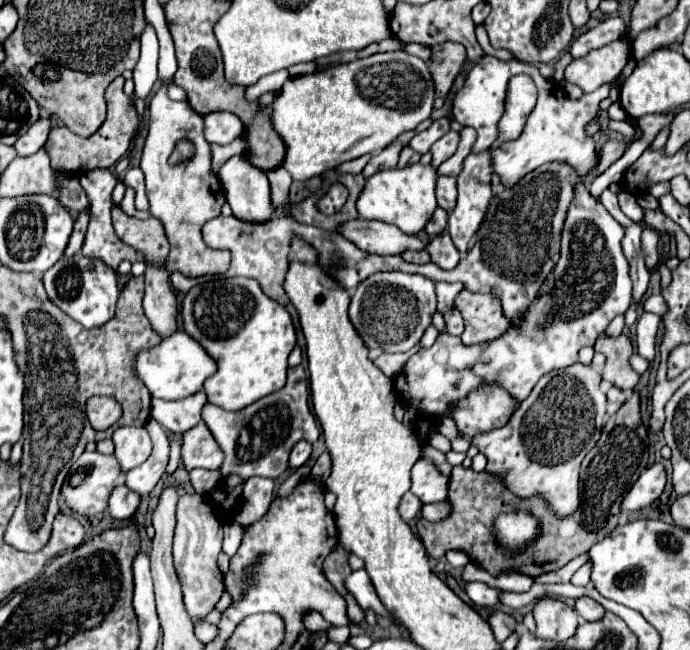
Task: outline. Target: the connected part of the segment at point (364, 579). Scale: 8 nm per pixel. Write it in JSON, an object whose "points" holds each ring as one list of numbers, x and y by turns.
{"points":[[356,570,346,578,346,590,356,596,356,602,362,606,362,610,366,608,374,608,380,616,386,616,386,610,382,608,378,596,372,590,374,586,370,584,370,578,366,576,364,570]]}

